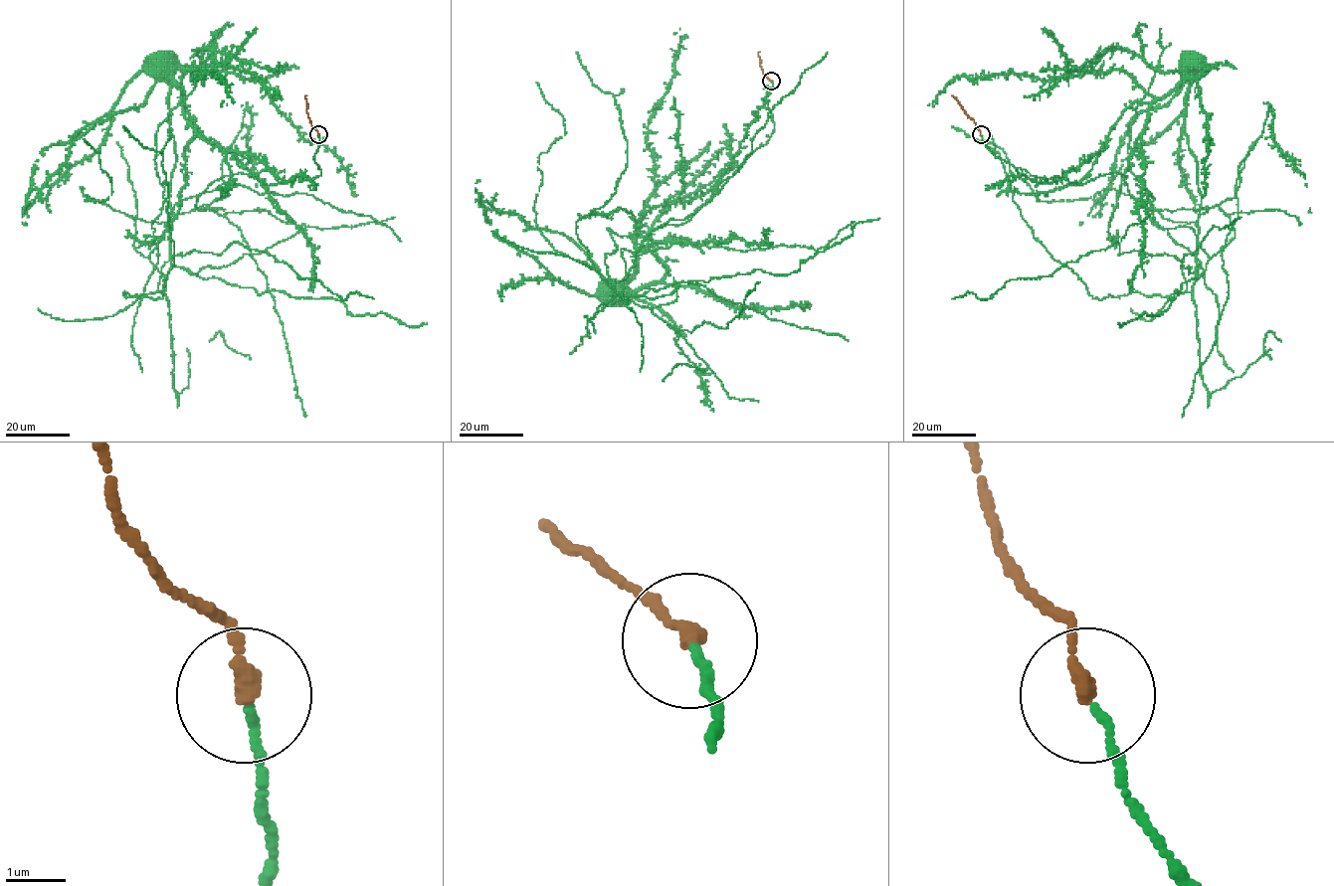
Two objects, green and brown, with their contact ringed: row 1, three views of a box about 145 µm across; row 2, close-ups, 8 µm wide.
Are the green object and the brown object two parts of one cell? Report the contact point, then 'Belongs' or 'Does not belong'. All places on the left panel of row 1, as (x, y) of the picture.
Place: (318, 134). Belongs

